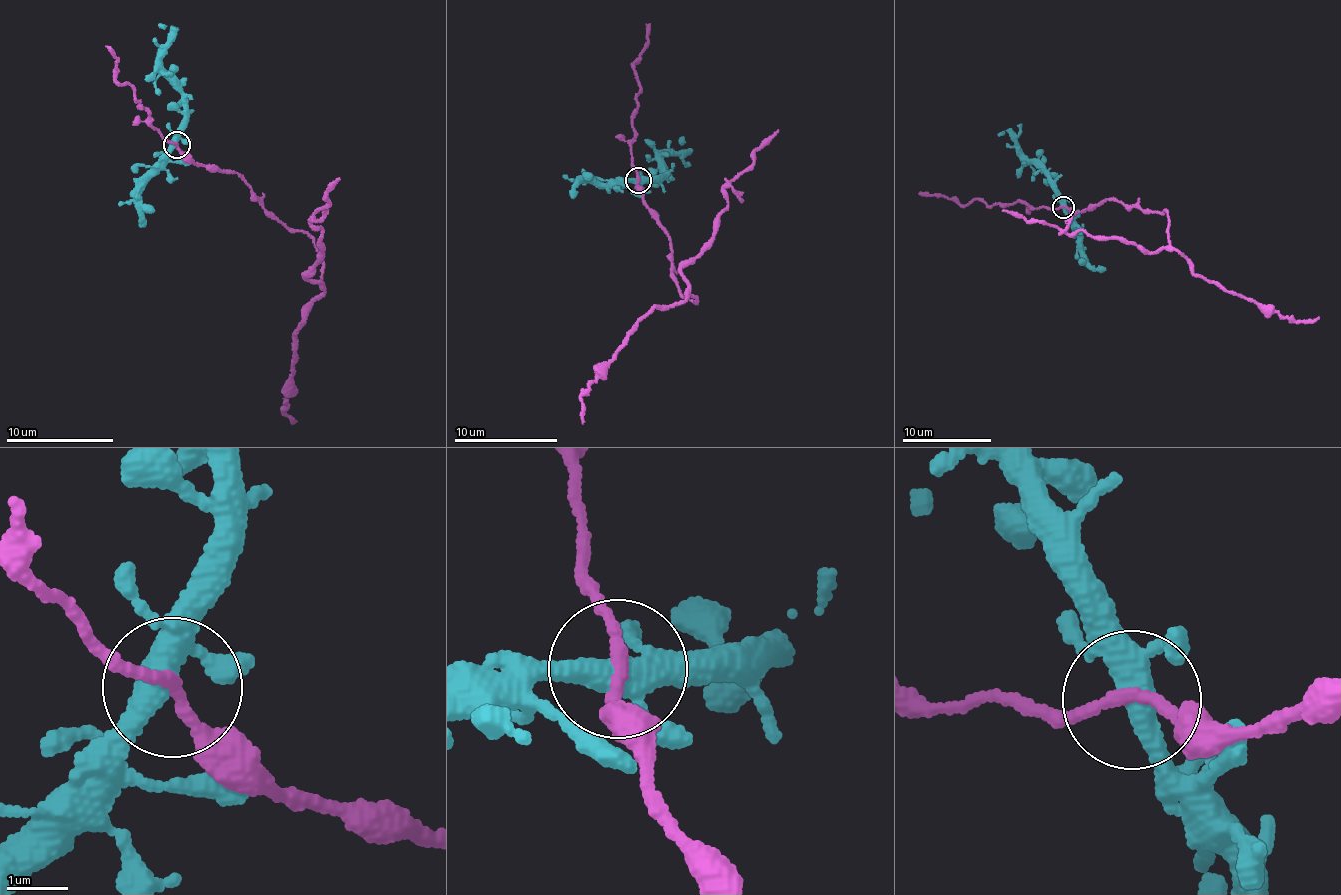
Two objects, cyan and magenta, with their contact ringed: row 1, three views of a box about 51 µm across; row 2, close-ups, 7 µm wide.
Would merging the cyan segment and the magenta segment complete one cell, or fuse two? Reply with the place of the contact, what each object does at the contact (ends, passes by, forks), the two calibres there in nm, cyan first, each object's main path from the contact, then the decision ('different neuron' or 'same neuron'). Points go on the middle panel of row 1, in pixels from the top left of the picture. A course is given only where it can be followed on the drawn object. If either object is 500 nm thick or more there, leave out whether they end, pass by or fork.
(638, 180) | cyan forks | magenta passes by | 360/180 nm | cyan via (637, 181), (660, 179), (665, 169), (664, 156), (687, 150), (679, 138) | magenta via (637, 181), (643, 205), (669, 236), (678, 292), (696, 303), (681, 266), (709, 241), (727, 184), (777, 130) | same neuron

